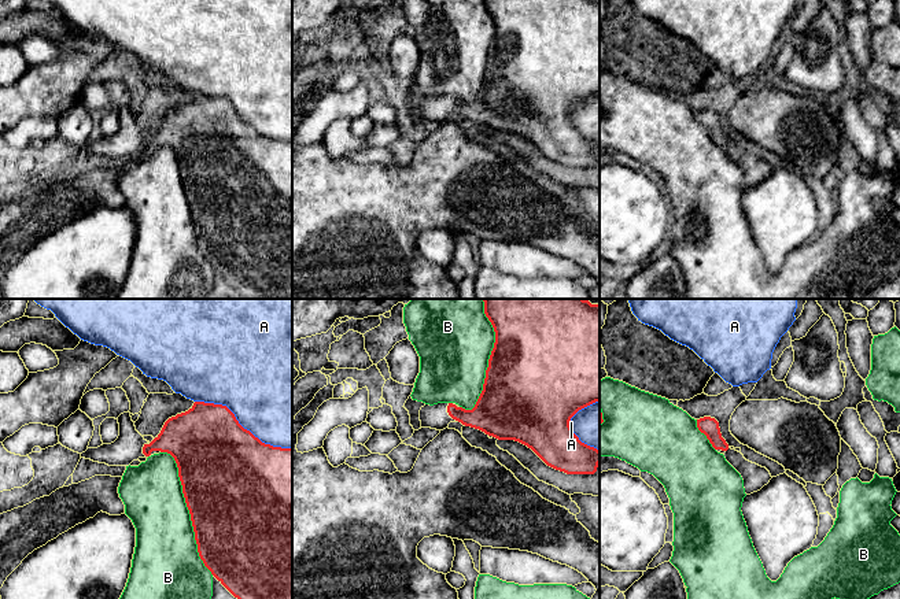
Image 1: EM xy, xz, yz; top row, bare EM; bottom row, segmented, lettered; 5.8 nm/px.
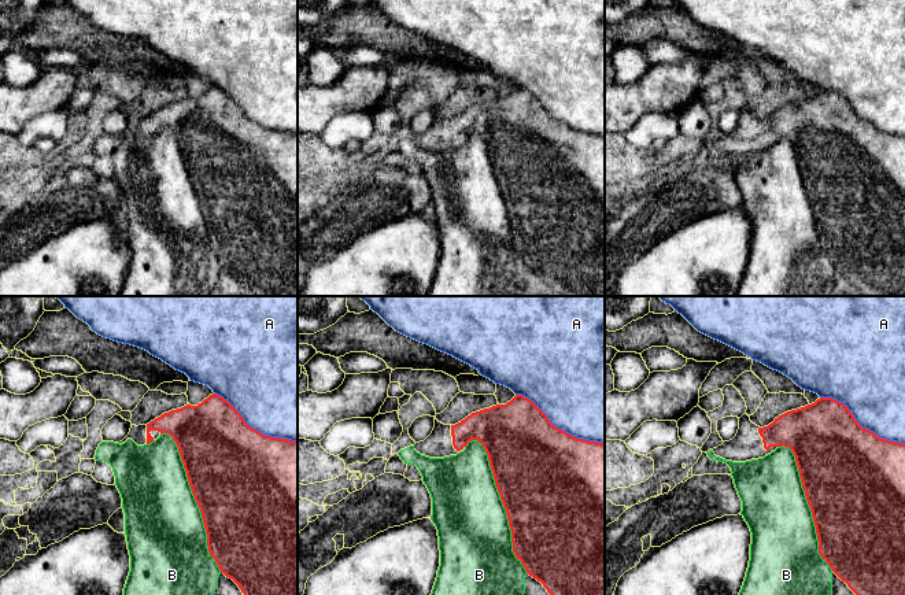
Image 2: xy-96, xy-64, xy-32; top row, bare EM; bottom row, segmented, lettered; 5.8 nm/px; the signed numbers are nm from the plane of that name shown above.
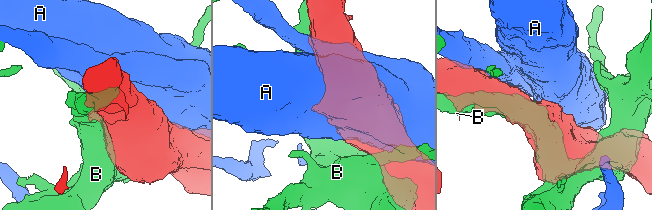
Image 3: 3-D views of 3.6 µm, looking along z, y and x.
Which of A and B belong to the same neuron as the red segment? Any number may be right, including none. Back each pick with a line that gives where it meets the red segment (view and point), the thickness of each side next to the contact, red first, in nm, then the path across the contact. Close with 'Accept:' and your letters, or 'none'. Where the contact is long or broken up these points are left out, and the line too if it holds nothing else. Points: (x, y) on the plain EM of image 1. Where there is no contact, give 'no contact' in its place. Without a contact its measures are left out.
Accept: none

